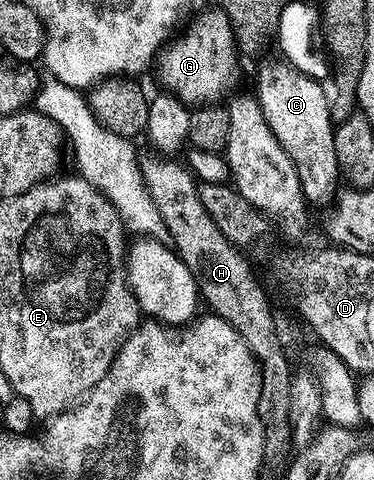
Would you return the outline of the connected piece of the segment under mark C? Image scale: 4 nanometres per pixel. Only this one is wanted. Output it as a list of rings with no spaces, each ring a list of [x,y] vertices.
[[[286,60],[263,62],[255,74],[253,93],[261,104],[261,112],[277,136],[277,144],[285,148],[297,176],[301,180],[303,197],[308,203],[330,203],[341,186],[337,152],[333,148],[335,126],[331,116],[329,94],[323,91],[324,83],[302,74]]]

